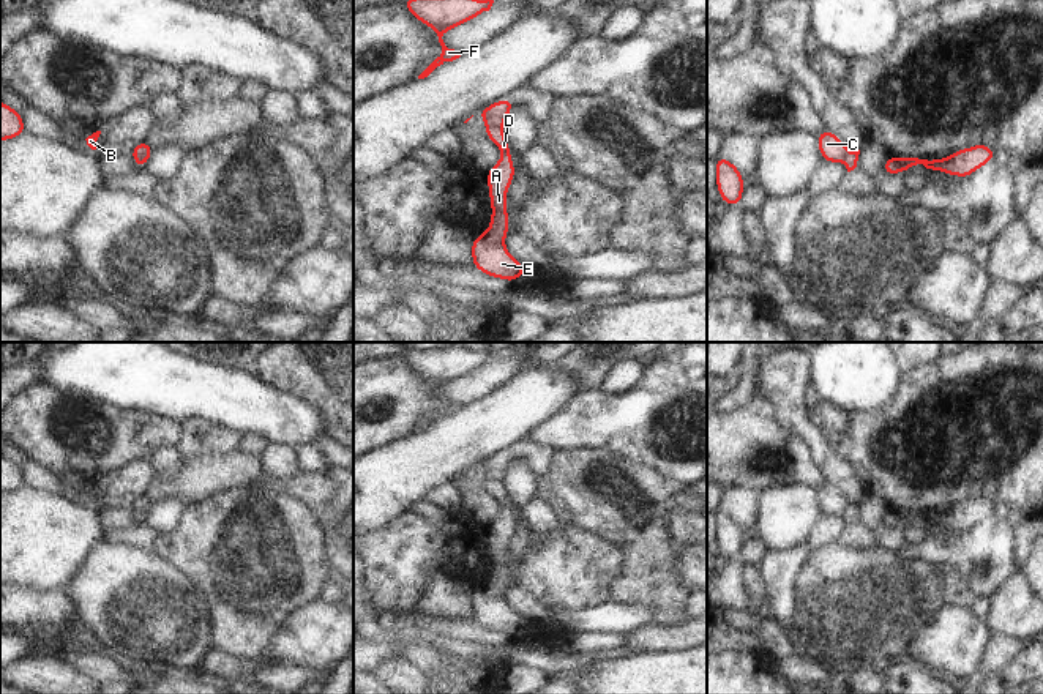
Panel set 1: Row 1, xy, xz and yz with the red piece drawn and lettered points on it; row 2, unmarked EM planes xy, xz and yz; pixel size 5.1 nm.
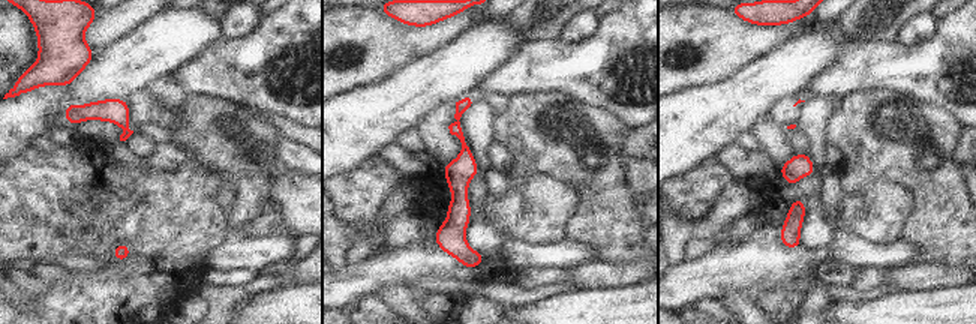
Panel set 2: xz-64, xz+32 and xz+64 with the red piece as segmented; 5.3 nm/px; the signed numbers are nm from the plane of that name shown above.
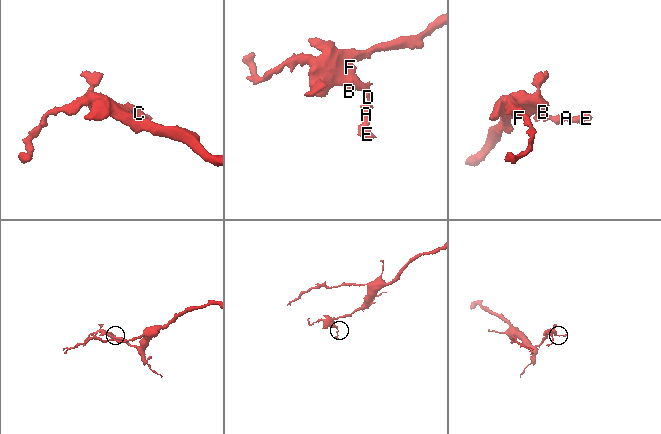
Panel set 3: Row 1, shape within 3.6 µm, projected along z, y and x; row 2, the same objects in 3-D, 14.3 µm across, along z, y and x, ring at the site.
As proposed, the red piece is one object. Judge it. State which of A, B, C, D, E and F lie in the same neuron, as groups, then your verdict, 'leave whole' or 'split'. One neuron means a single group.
A D E / B C F | split

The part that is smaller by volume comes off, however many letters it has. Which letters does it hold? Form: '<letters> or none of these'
A, D, E

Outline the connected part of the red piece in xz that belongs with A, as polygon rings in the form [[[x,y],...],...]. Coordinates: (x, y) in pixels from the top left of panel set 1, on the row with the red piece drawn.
[[[486,128],[484,136],[502,151],[500,161],[486,170],[491,200],[491,226],[488,230],[472,238],[472,263],[481,273],[516,282],[529,271],[525,265],[510,256],[503,241],[510,229],[507,213],[507,191],[514,180],[513,151],[500,128]]]

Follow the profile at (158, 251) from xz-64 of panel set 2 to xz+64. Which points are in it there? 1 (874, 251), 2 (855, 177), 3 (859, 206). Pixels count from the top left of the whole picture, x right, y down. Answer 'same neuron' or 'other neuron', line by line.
1: other neuron
2: other neuron
3: same neuron

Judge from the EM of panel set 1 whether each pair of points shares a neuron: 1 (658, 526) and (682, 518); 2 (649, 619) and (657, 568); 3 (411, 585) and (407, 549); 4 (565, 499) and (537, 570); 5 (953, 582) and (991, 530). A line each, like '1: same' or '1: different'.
1: different
2: different
3: same
4: different
5: different

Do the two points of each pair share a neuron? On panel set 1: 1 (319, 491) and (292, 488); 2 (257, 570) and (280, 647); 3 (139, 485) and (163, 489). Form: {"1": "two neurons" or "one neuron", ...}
{"1": "one neuron", "2": "two neurons", "3": "two neurons"}

